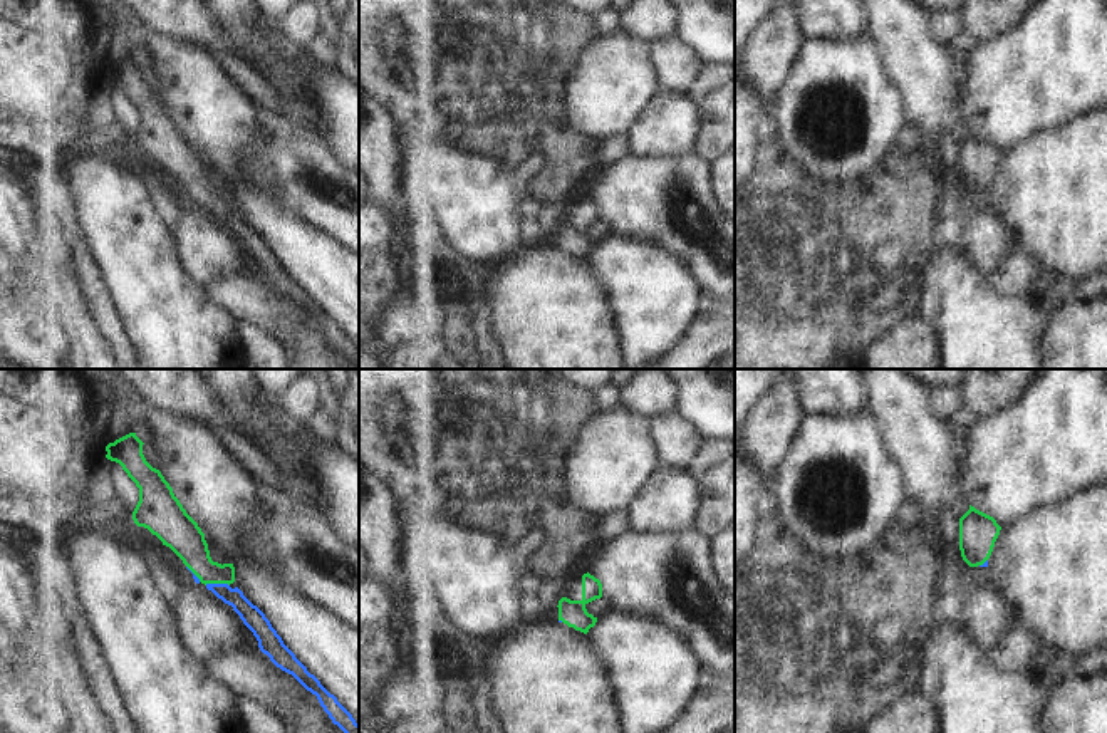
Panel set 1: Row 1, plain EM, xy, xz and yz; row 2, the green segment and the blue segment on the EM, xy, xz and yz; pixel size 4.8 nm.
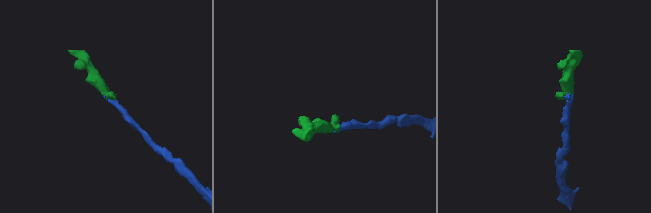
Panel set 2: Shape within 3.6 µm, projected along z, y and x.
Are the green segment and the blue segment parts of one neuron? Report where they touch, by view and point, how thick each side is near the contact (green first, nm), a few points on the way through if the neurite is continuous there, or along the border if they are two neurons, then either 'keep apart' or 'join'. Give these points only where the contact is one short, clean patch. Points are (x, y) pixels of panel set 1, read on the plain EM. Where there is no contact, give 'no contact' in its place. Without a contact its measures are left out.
xy (217, 207) | 170/100 nm | across xy (187, 165), (197, 185), (217, 207), (252, 240) | join

